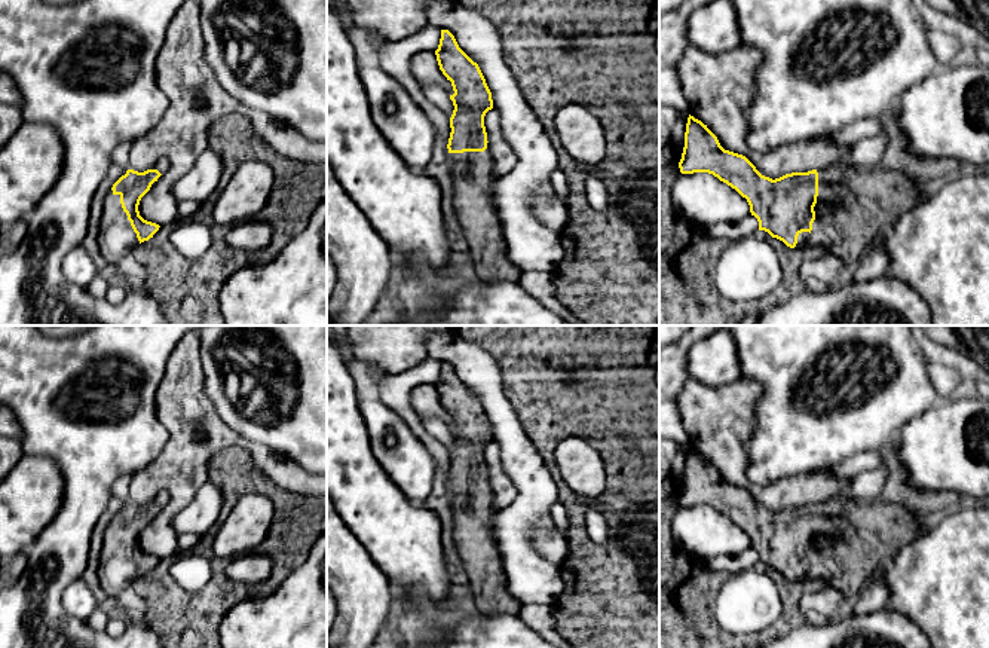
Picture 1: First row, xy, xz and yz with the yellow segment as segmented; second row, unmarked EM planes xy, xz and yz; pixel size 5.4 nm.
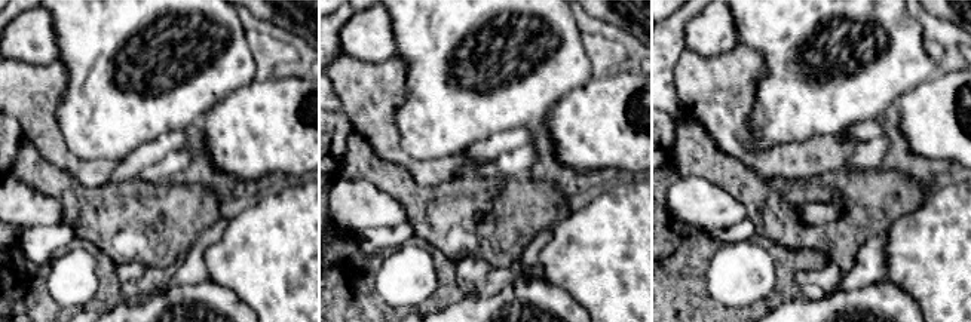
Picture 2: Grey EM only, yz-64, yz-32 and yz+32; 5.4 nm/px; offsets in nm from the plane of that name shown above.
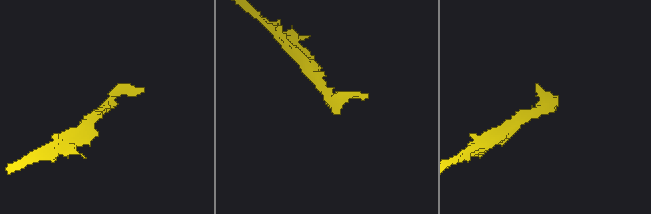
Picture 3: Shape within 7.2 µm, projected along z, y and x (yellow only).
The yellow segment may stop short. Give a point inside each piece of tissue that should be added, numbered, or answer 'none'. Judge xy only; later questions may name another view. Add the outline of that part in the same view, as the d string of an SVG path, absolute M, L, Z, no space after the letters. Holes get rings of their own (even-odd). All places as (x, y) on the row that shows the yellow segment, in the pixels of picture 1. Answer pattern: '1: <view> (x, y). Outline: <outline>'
1: xy (116, 238). Outline: M113 190L107 193L104 201L98 244L108 265L117 263L140 244L122 208L120 195L114 195Z

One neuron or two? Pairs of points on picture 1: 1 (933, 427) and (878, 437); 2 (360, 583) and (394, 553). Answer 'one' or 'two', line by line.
1: two
2: two

